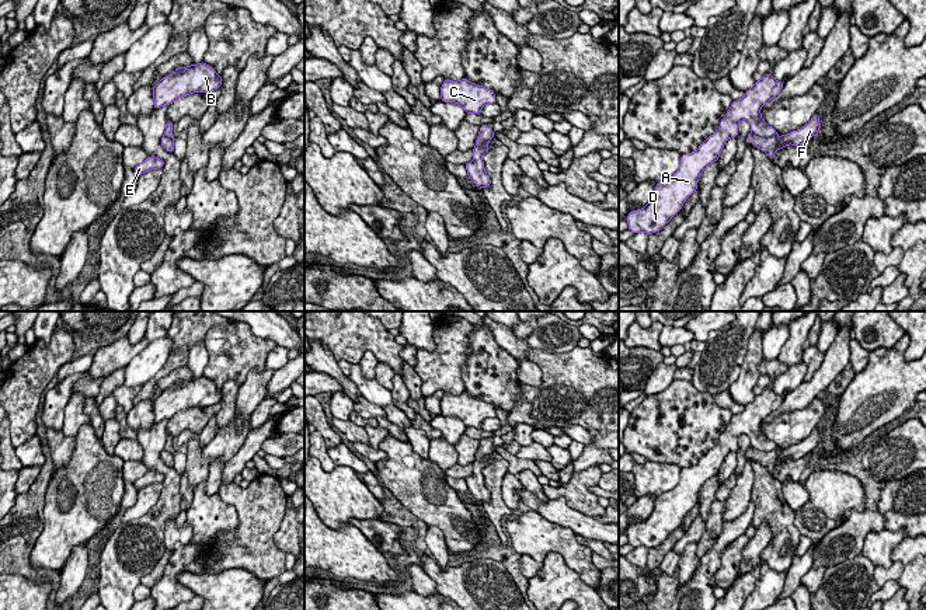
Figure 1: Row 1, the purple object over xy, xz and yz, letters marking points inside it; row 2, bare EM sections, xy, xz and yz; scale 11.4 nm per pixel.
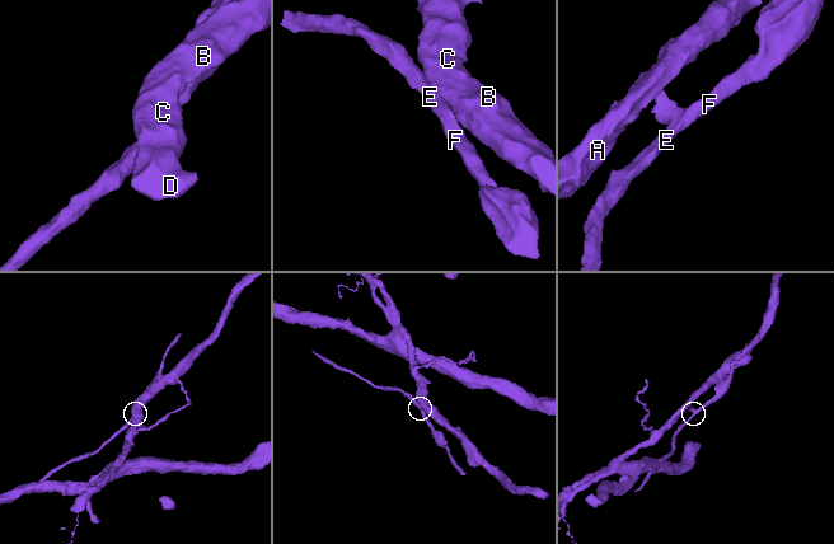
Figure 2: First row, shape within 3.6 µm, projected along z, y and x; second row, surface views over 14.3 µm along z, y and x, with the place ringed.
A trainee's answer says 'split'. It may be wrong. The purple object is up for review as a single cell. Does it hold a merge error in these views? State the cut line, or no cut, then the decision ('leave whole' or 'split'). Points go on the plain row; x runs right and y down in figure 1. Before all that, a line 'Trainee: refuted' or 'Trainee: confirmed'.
Trainee: confirmed
cut in yz along (752, 445), (762, 450), (775, 449); split

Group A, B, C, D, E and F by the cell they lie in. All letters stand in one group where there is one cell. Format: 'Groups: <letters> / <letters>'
Groups: A B C D / E F

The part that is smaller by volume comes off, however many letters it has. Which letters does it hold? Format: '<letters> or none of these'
E, F

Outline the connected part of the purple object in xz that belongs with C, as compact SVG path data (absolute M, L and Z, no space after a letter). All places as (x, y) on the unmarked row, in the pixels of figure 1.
M466 391L459 395L445 393L441 401L441 414L459 418L466 428L481 429L481 422L485 418L495 416L495 408L491 402L477 400Z

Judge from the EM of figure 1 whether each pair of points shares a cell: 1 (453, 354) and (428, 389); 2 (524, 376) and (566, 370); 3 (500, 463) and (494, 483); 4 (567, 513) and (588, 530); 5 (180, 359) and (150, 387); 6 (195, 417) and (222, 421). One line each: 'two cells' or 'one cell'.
1: one cell
2: two cells
3: one cell
4: one cell
5: one cell
6: two cells

